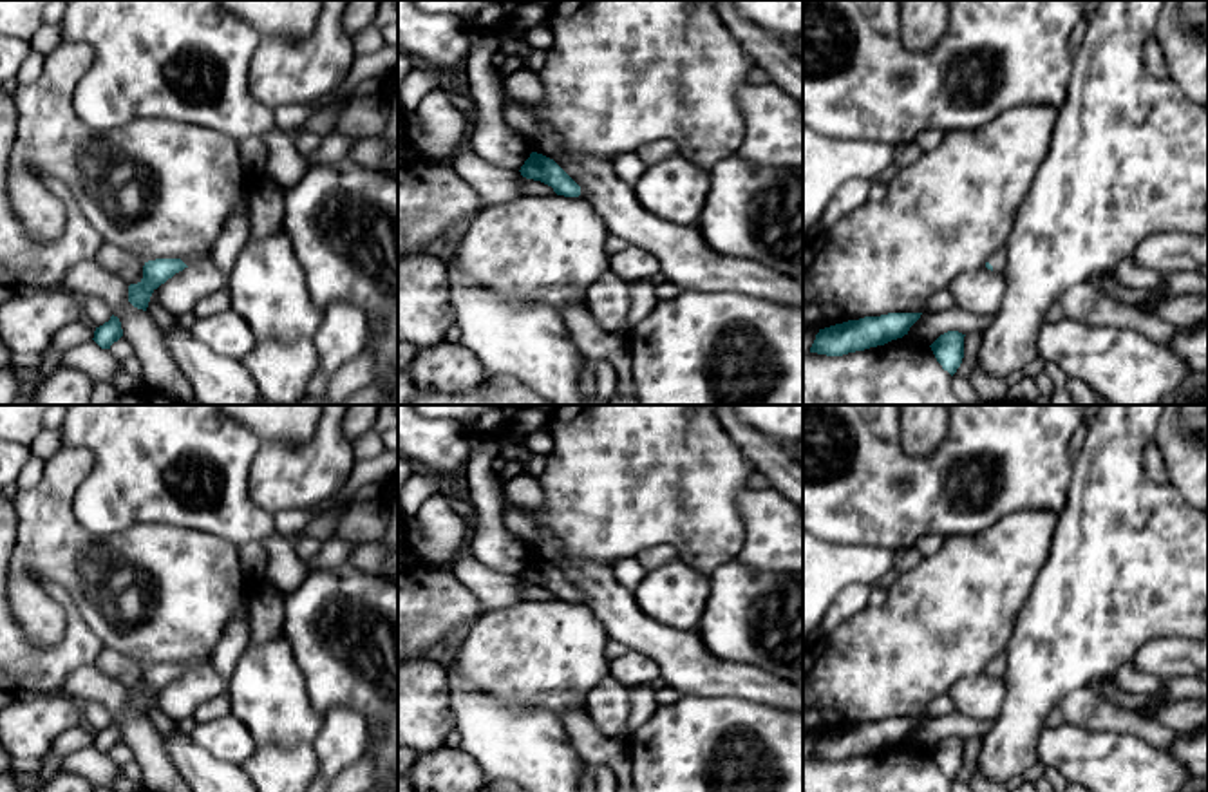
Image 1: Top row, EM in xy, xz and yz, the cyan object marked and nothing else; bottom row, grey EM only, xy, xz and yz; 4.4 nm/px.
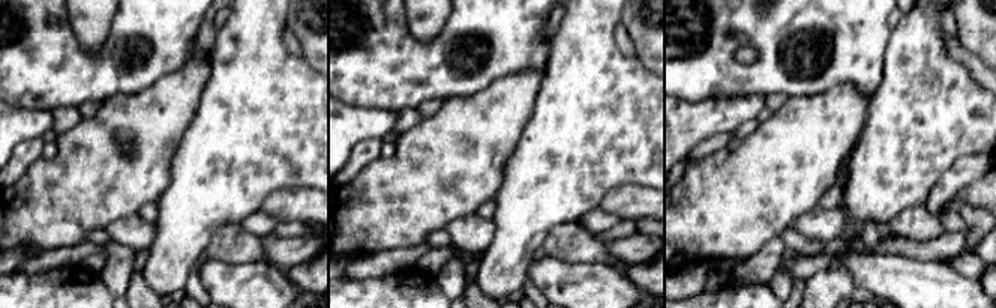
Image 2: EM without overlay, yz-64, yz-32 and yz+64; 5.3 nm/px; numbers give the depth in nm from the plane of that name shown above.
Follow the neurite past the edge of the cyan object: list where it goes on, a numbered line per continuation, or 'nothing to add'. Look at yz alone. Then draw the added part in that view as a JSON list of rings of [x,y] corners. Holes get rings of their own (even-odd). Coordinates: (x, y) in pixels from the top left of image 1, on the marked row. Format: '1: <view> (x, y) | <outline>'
1: yz (999, 257) | [[[1005,246],[996,250],[989,259],[987,262],[993,266],[993,271],[995,273],[1004,273],[1005,269],[1005,260],[1007,260],[1007,250]]]

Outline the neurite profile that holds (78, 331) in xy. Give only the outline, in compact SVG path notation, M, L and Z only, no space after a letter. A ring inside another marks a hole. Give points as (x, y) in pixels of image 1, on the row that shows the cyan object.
M78 318L67 325L63 325L52 338L51 347L67 353L74 349L76 345L81 345L85 342L90 342L94 338L96 327L85 320Z

